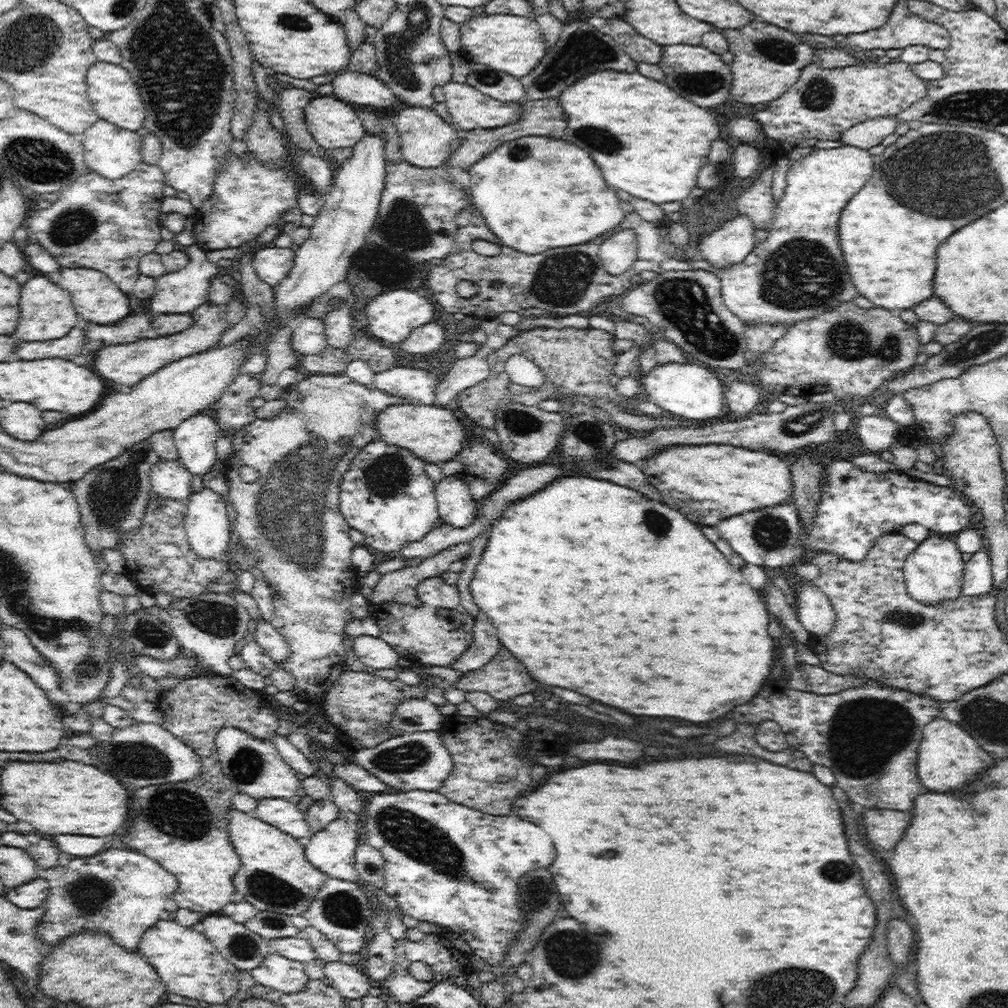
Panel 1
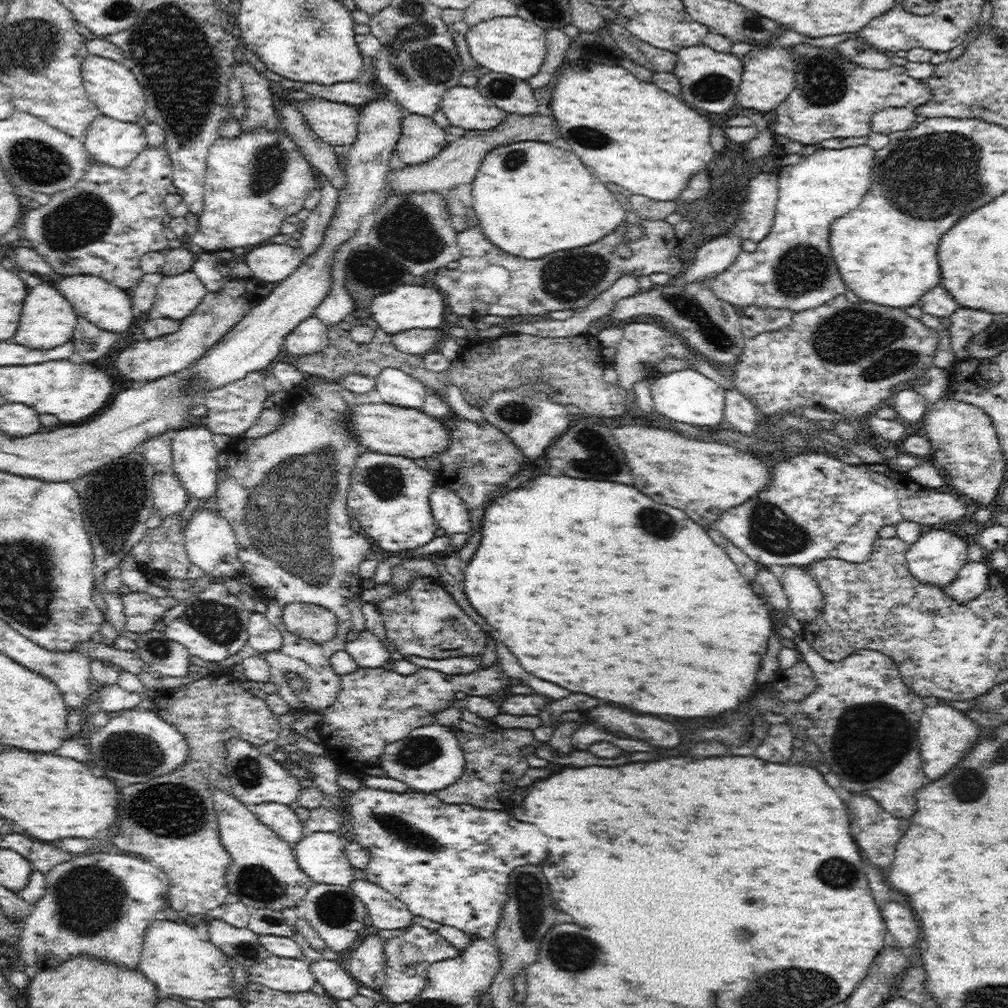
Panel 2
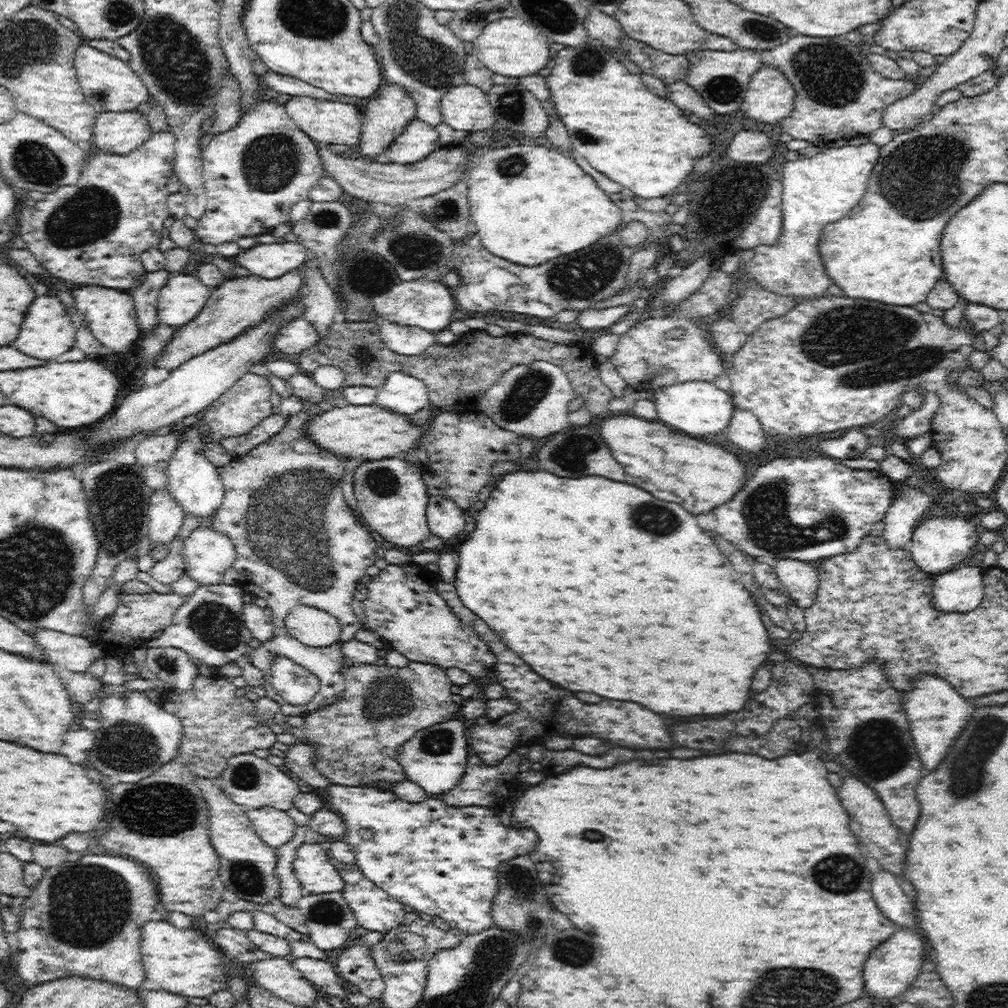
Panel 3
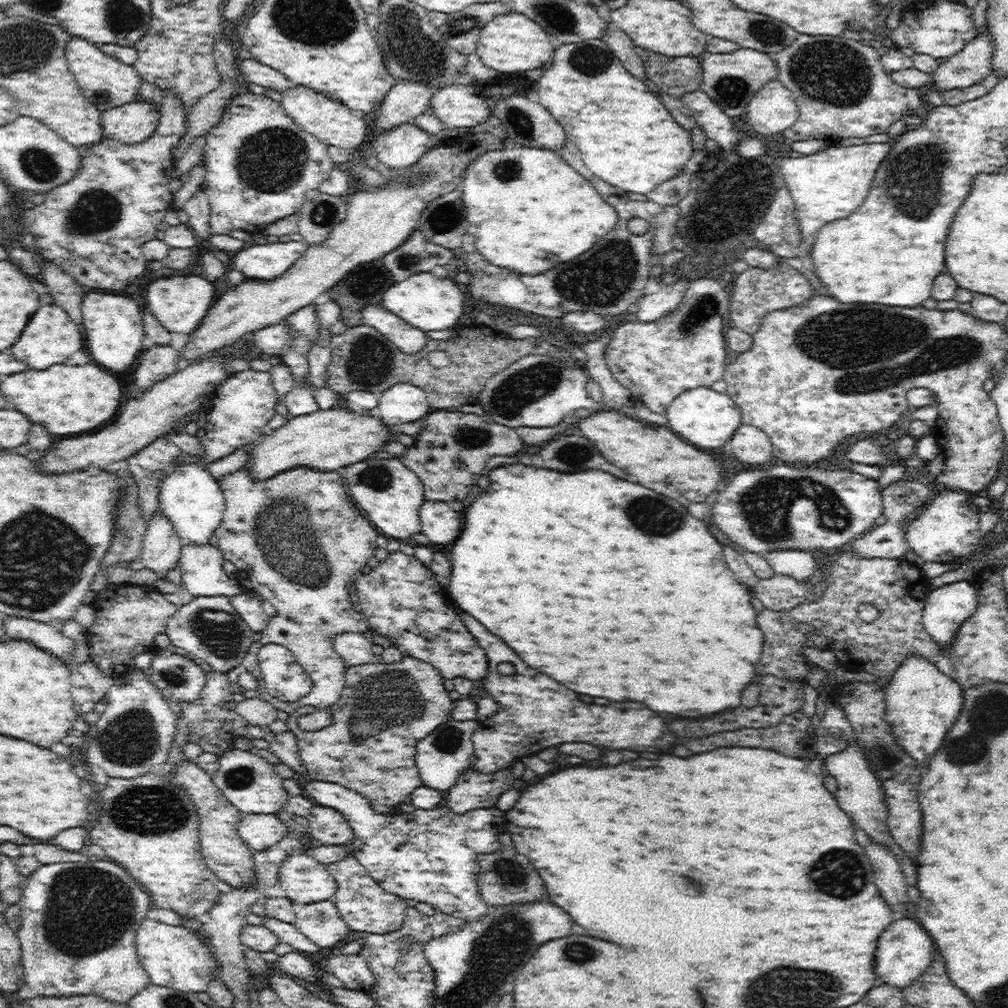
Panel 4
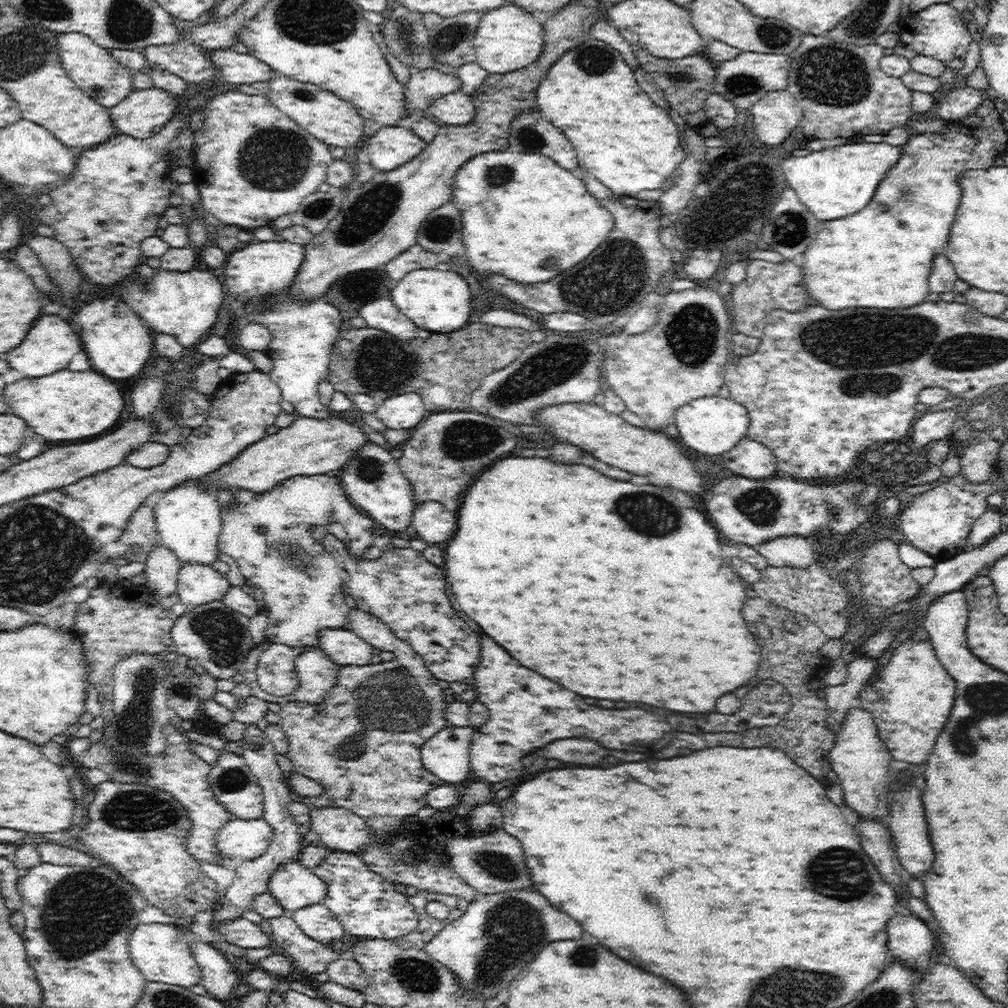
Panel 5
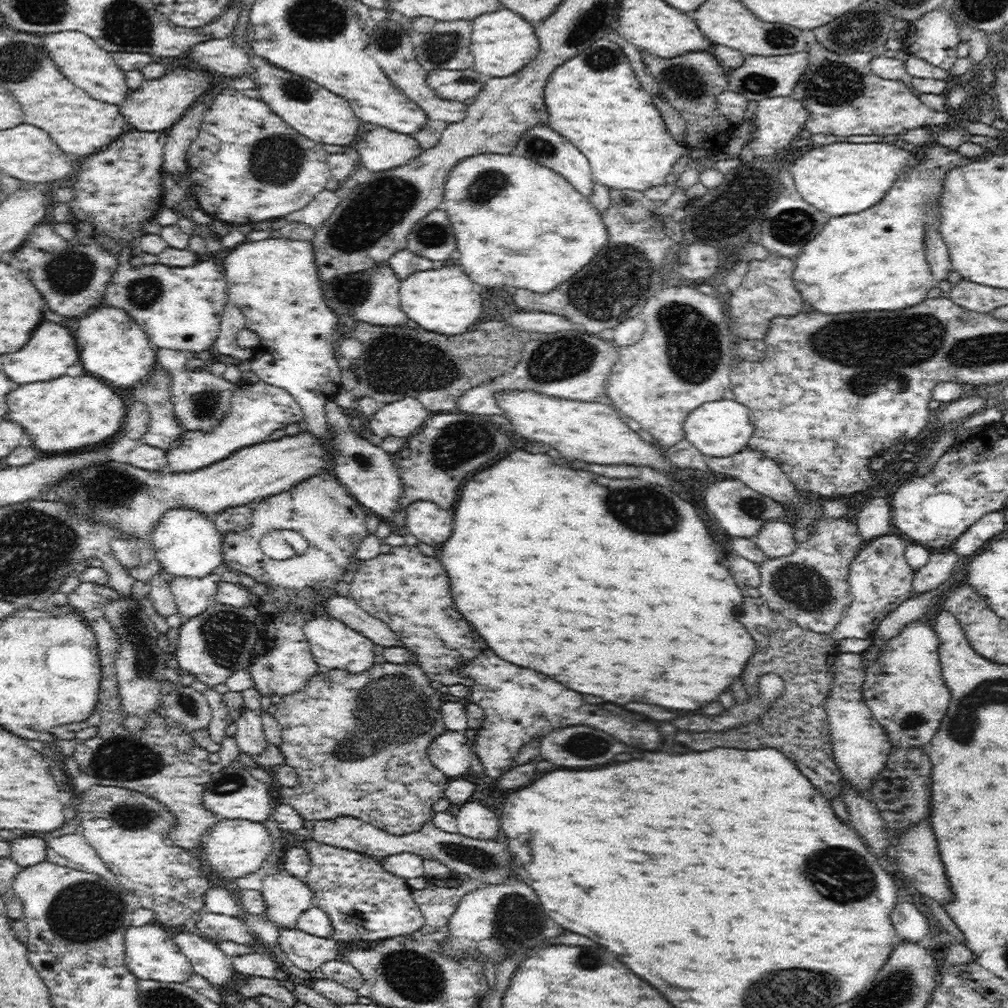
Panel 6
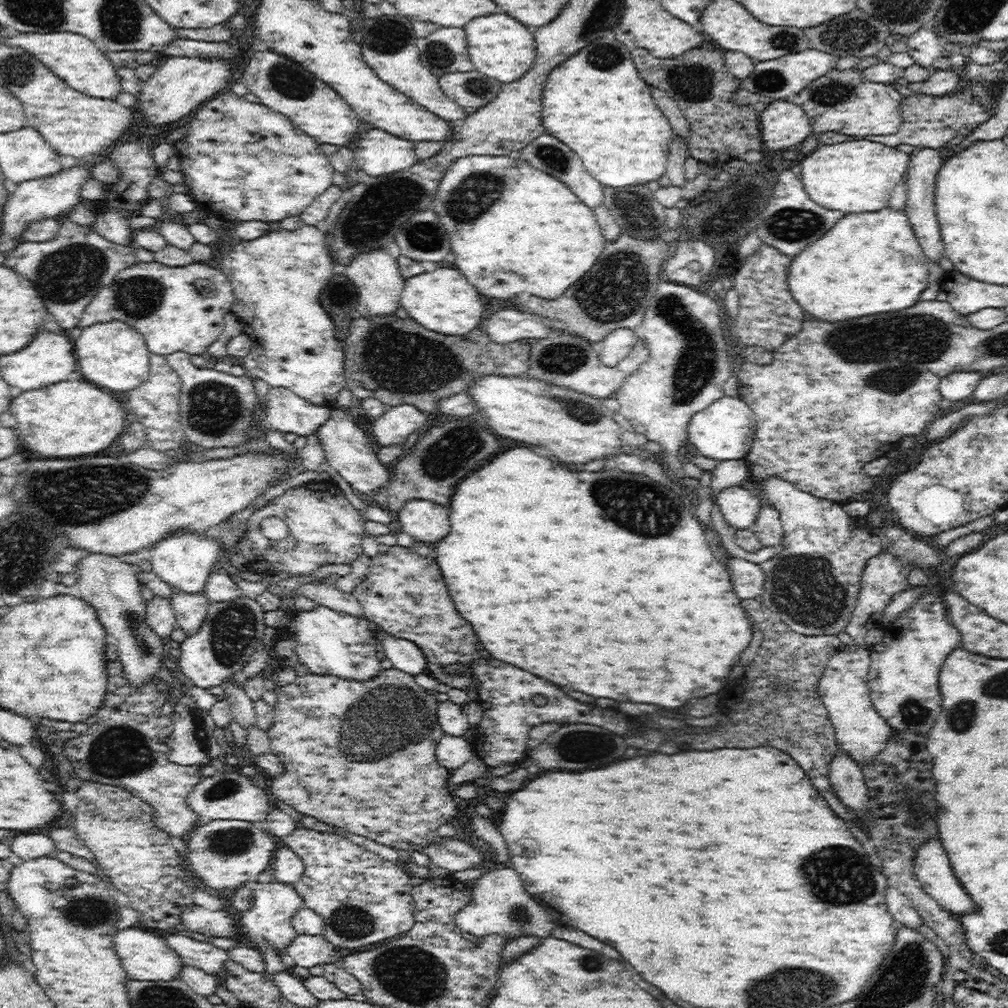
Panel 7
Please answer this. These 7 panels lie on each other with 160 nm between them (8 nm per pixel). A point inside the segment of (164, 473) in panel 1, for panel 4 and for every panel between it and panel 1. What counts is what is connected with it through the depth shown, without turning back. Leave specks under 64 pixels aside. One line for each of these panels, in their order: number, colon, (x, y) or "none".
2: (169, 496)
3: (165, 516)
4: (161, 548)

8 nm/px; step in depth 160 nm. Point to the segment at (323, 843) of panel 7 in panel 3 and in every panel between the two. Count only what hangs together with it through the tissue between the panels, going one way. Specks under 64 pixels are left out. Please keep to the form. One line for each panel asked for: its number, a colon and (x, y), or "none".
3: (374, 909)
4: (365, 906)
5: (367, 905)
6: (364, 901)

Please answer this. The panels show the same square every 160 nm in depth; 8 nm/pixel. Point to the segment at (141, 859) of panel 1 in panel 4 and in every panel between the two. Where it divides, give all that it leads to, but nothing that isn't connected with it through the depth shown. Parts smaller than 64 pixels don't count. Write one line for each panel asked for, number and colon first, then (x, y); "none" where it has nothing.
2: (101, 907)
3: (81, 919)
4: (79, 920)

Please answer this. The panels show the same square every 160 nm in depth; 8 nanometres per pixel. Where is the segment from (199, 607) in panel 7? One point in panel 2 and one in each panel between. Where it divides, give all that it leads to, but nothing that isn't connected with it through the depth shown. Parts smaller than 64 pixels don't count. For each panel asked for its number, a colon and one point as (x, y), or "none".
2: (210, 541)
3: (207, 553)
4: (201, 570)
5: (197, 584)
6: (193, 596)

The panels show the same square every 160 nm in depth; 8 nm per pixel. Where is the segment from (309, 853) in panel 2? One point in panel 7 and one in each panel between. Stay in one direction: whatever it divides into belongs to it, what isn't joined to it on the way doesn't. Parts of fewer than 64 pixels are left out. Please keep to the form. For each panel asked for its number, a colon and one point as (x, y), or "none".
3: (312, 866)
4: (304, 880)
5: (295, 886)
6: (286, 897)
7: (267, 922)

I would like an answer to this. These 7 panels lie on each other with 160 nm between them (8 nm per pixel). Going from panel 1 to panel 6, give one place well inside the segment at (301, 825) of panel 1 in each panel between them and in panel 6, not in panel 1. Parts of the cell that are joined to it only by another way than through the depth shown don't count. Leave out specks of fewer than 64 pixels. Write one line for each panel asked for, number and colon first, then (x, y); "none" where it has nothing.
2: (281, 818)
3: (274, 827)
4: (259, 831)
5: (239, 838)
6: (233, 848)

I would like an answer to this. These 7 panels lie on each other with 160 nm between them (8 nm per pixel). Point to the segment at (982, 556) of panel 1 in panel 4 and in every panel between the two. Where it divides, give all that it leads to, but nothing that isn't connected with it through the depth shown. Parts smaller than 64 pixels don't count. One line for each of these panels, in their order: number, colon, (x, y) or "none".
2: (975, 577)
3: (961, 590)
4: (946, 608)

